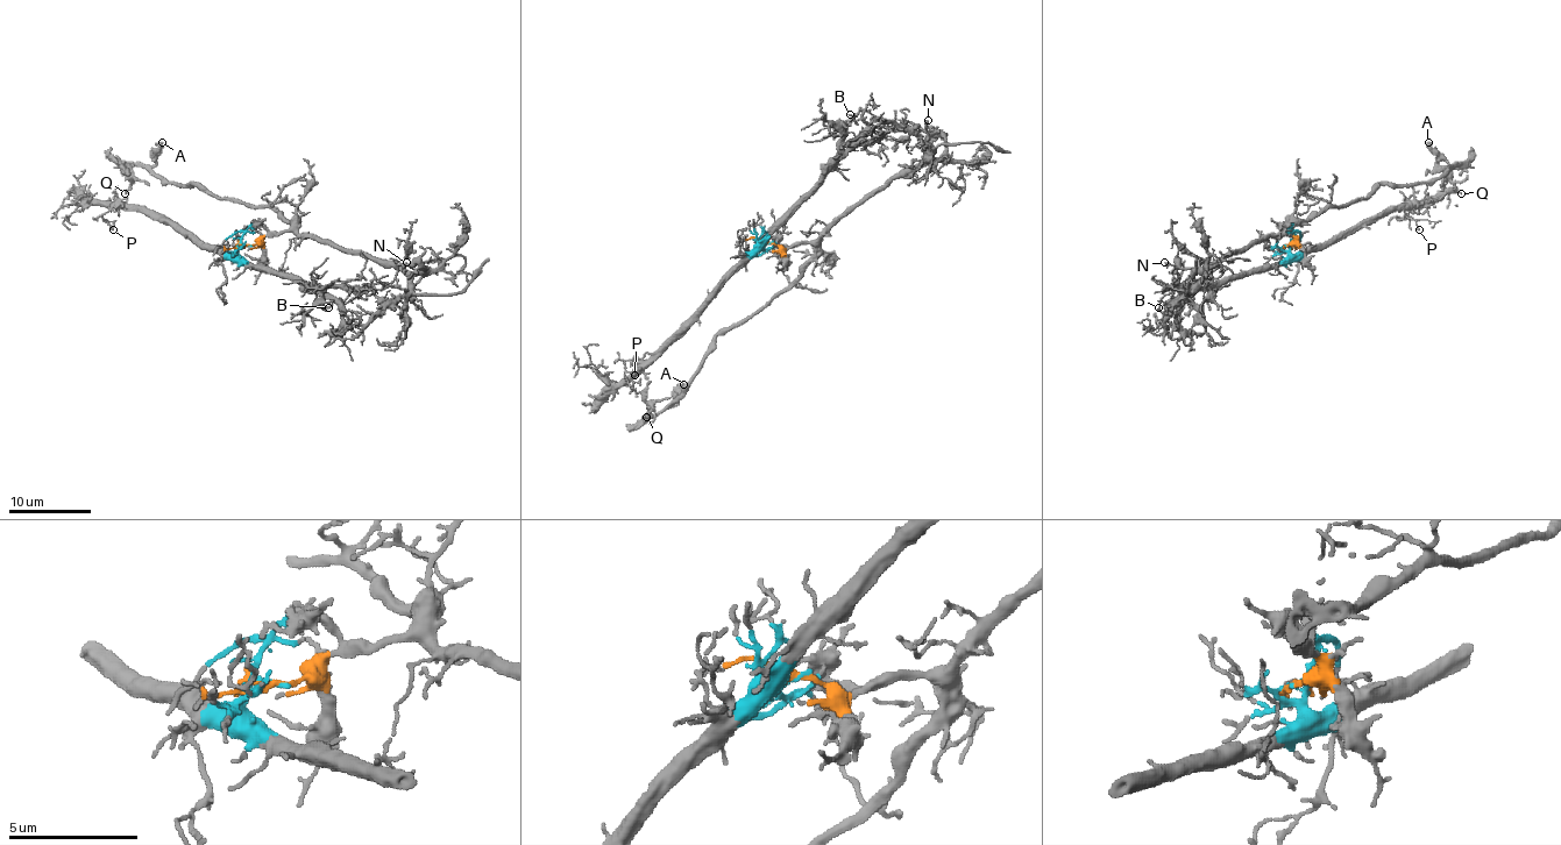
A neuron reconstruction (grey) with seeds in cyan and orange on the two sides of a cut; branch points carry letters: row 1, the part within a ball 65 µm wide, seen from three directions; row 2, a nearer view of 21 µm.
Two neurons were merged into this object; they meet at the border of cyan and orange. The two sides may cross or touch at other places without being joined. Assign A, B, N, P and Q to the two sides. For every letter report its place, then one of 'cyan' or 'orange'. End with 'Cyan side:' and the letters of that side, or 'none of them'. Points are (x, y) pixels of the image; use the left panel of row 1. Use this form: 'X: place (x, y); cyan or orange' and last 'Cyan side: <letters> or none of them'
A: place (162, 142); orange
B: place (328, 307); cyan
N: place (406, 262); orange
P: place (113, 229); cyan
Q: place (125, 193); orange
Cyan side: B, P

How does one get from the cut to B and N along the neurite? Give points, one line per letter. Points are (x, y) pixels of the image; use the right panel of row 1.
B: (1290, 245), (1288, 255), (1275, 263), (1236, 274), (1230, 279), (1197, 290), (1186, 290), (1158, 309)
N: (1290, 245), (1293, 239), (1288, 232), (1267, 234), (1247, 248), (1230, 253), (1205, 271), (1164, 263)

